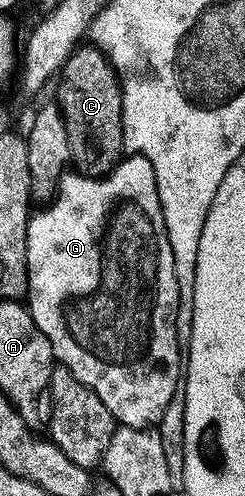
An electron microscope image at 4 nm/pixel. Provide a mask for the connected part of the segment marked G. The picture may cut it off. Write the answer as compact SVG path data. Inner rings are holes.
M127 157L119 162L112 173L105 176L87 176L81 172L67 172L58 185L58 194L53 202L45 207L43 214L35 213L30 219L26 237L26 259L30 273L28 309L40 332L48 336L54 349L55 359L71 370L71 375L82 385L86 385L104 402L119 427L128 430L154 430L161 427L164 412L172 404L172 396L180 393L184 382L184 351L176 336L176 316L182 303L180 284L176 280L176 260L172 244L168 240L166 227L166 208L158 191L156 172L147 158Z

